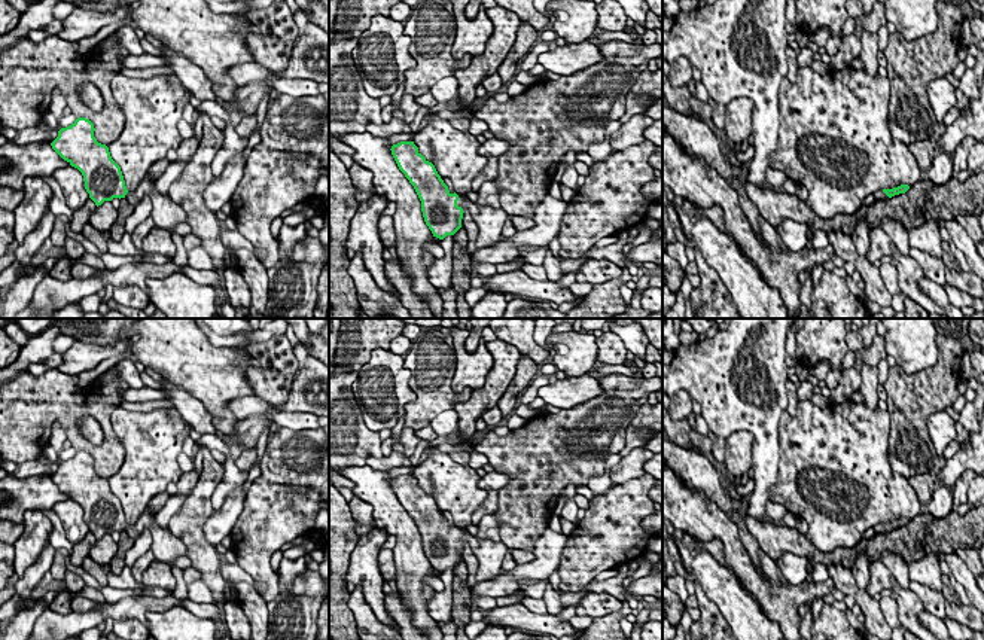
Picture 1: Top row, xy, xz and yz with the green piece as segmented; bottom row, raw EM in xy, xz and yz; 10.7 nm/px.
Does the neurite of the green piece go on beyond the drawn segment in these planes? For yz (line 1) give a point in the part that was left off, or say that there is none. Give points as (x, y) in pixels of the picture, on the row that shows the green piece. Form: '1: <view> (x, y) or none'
1: none

